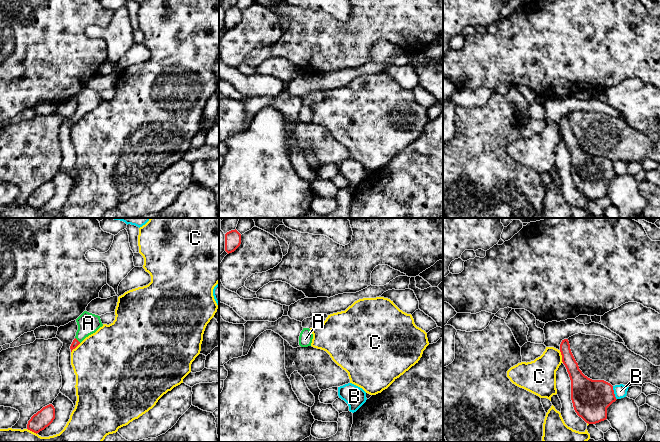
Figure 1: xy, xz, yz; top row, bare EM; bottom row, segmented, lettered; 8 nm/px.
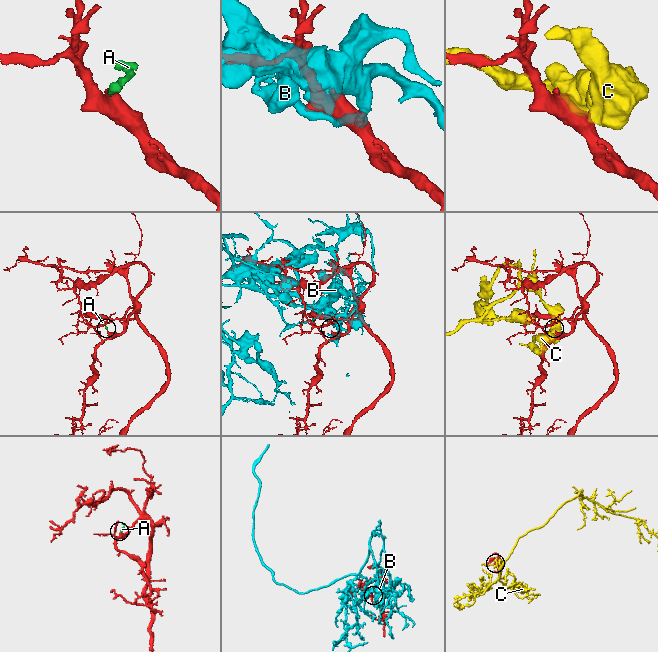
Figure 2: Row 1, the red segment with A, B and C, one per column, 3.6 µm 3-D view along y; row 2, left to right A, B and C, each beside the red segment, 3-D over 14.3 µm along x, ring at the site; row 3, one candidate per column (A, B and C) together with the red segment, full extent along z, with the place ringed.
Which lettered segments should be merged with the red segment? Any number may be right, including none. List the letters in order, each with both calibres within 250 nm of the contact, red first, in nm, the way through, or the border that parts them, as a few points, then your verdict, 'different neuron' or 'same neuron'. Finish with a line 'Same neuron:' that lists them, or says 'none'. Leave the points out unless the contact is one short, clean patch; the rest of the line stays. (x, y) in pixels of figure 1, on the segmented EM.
A: calibres 60 and 170 nm; way xy (75, 343), (77, 340), (88, 323); same neuron
B: calibres 300 and 110 nm; different neuron
C: calibres 140 and 280 nm; different neuron
Same neuron: A

